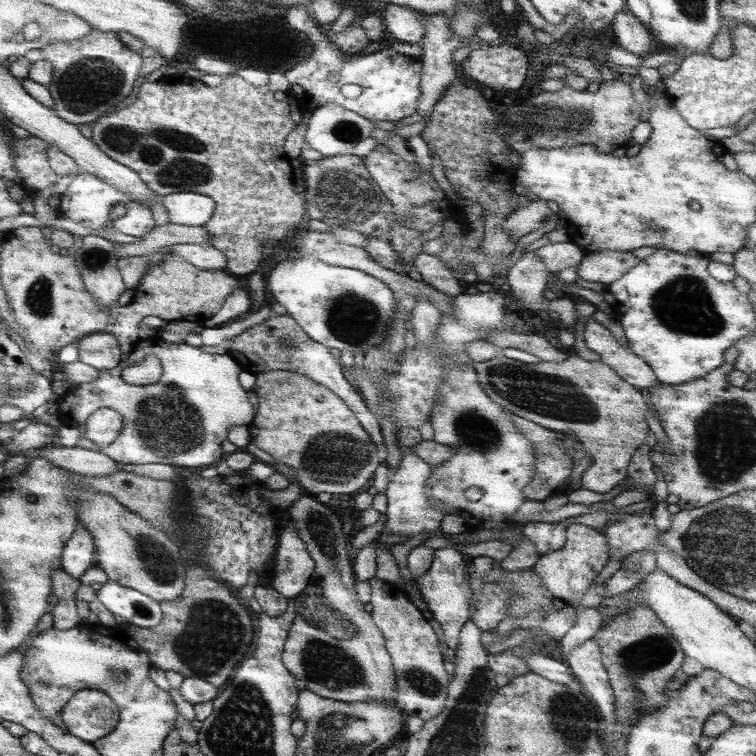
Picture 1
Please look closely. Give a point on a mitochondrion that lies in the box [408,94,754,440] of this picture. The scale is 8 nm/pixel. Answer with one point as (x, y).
(549, 395)

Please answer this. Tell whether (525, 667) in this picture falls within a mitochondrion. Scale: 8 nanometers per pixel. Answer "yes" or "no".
no

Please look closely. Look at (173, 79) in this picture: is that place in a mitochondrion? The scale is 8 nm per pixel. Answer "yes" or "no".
no

